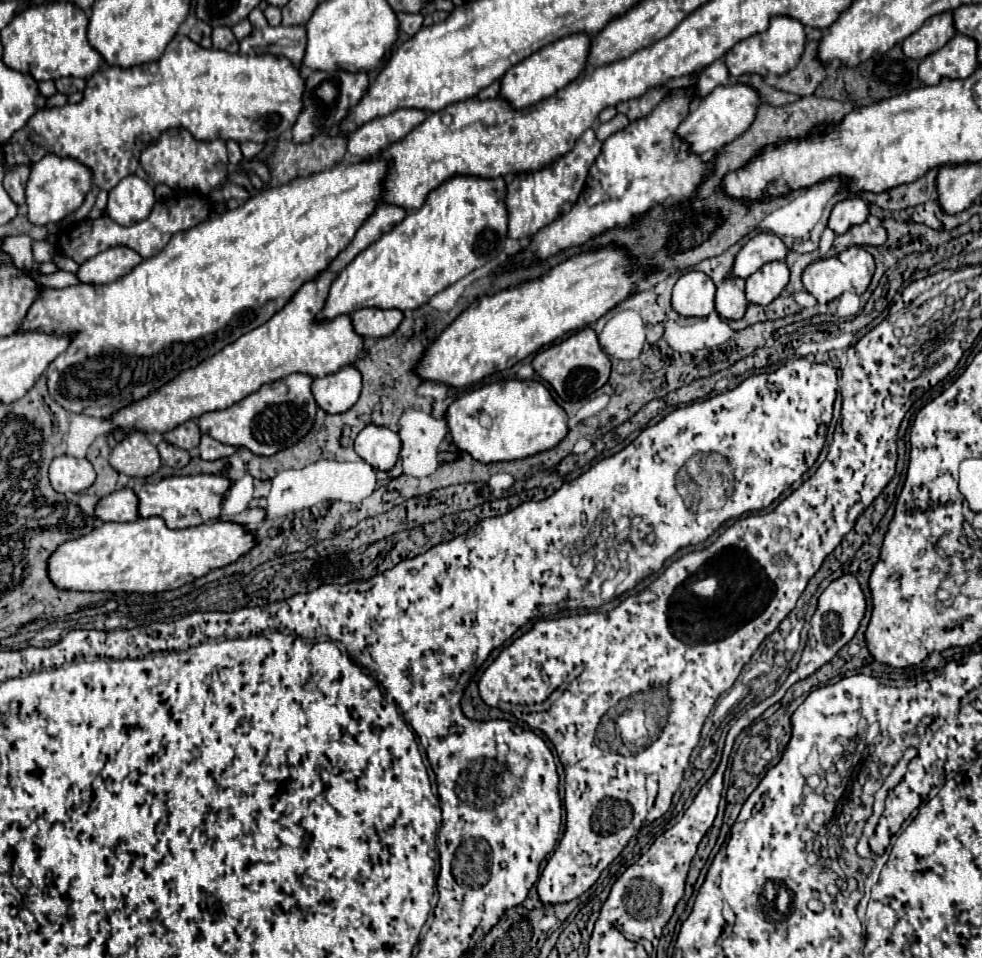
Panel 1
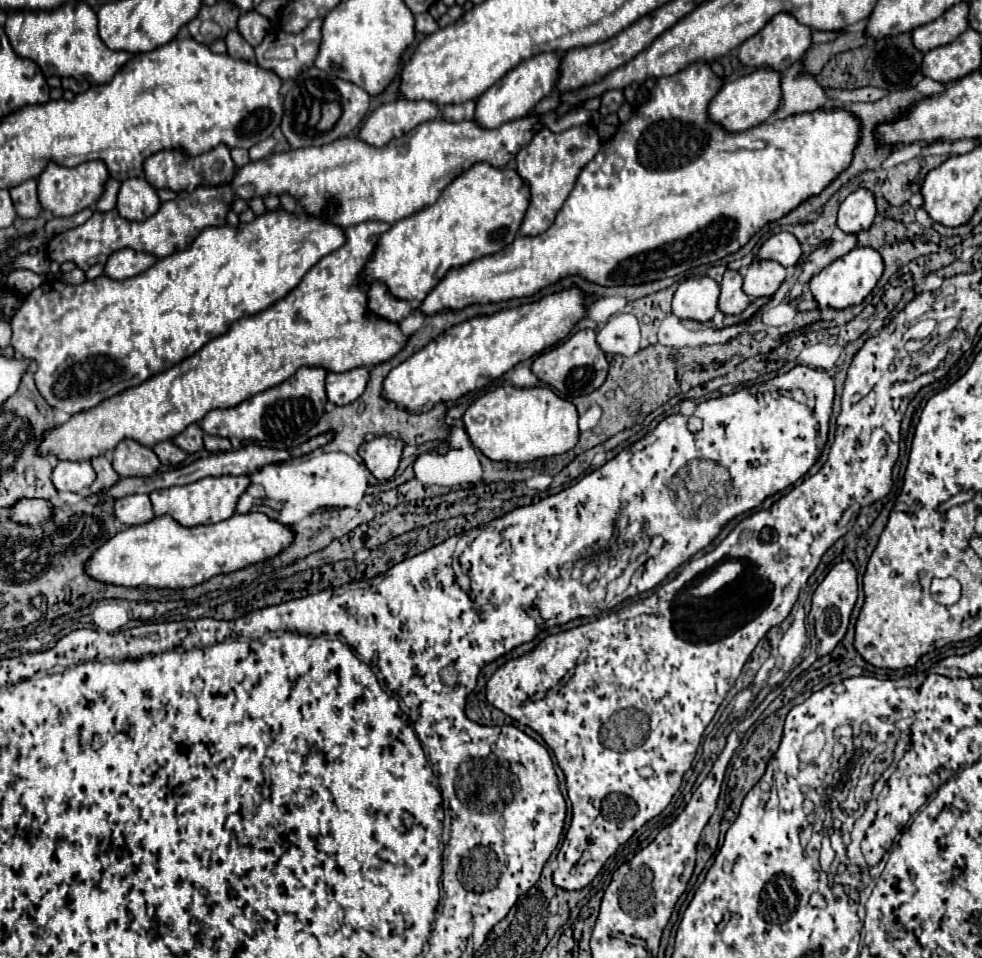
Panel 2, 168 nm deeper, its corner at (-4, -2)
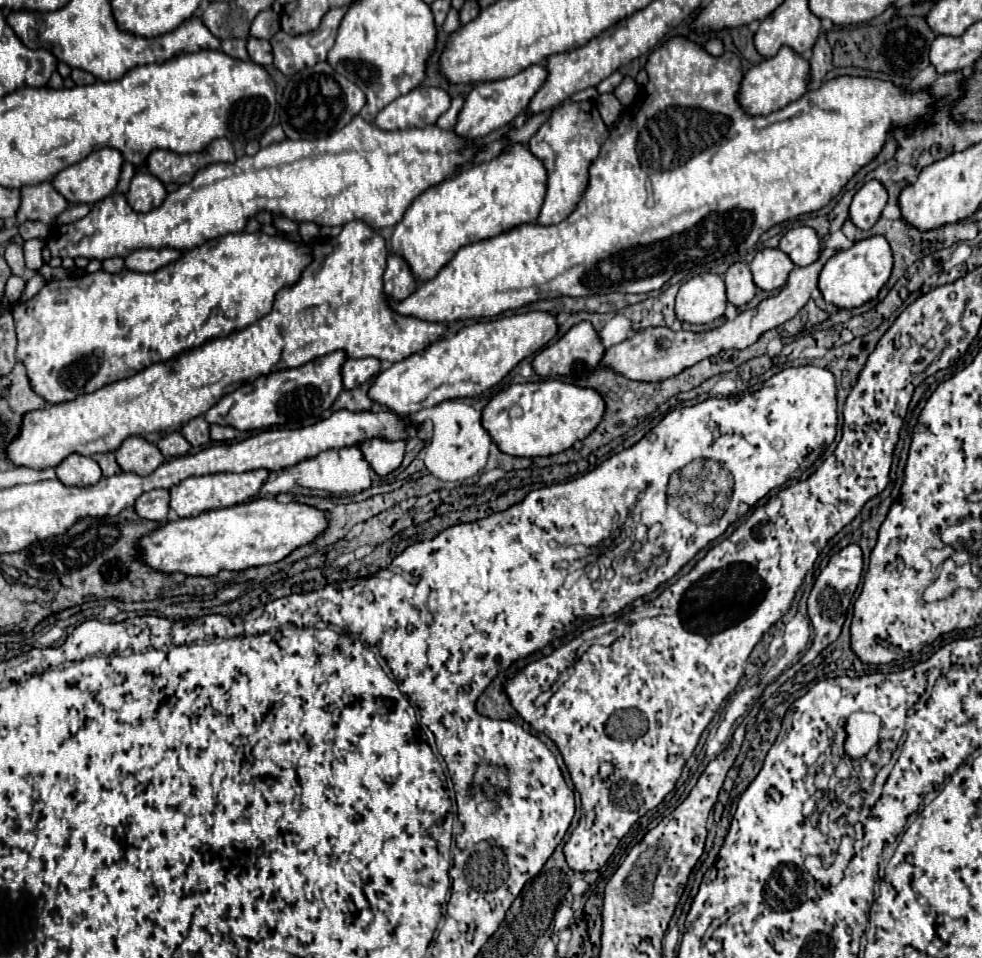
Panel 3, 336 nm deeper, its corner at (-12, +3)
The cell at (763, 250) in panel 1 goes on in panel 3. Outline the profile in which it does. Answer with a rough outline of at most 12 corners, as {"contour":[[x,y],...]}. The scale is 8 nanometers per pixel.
{"contour":[[811,227],[783,235],[779,249],[797,267],[817,261],[821,239]]}

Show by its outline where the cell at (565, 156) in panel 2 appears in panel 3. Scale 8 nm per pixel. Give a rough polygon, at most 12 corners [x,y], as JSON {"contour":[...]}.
{"contour":[[565,101],[531,137],[549,173],[537,219],[561,223],[609,137],[595,101]]}

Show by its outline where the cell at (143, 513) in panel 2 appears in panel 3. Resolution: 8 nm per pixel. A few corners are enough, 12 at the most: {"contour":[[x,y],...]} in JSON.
{"contour":[[153,489],[137,499],[143,519],[165,523],[169,489]]}

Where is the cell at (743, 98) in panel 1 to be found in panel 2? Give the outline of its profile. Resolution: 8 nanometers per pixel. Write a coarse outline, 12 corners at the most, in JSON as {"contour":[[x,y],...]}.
{"contour":[[777,72],[725,82],[709,120],[727,132],[763,124],[781,104]]}

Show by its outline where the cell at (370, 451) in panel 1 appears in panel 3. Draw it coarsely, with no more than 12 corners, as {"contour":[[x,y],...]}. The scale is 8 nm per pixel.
{"contour":[[369,439],[359,449],[377,475],[401,465],[405,441]]}

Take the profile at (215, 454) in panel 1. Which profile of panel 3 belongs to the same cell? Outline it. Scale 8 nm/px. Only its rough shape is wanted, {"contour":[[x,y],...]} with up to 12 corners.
{"contour":[[211,425],[213,441],[233,441],[239,431]]}

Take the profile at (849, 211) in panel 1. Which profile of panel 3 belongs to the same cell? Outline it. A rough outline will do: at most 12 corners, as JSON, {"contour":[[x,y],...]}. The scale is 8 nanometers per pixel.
{"contour":[[867,181],[851,203],[851,221],[871,229],[887,203],[879,181]]}

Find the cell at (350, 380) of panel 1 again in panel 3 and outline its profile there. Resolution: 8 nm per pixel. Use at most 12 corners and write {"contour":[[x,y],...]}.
{"contour":[[375,357],[347,359],[343,385],[353,389],[381,369]]}

